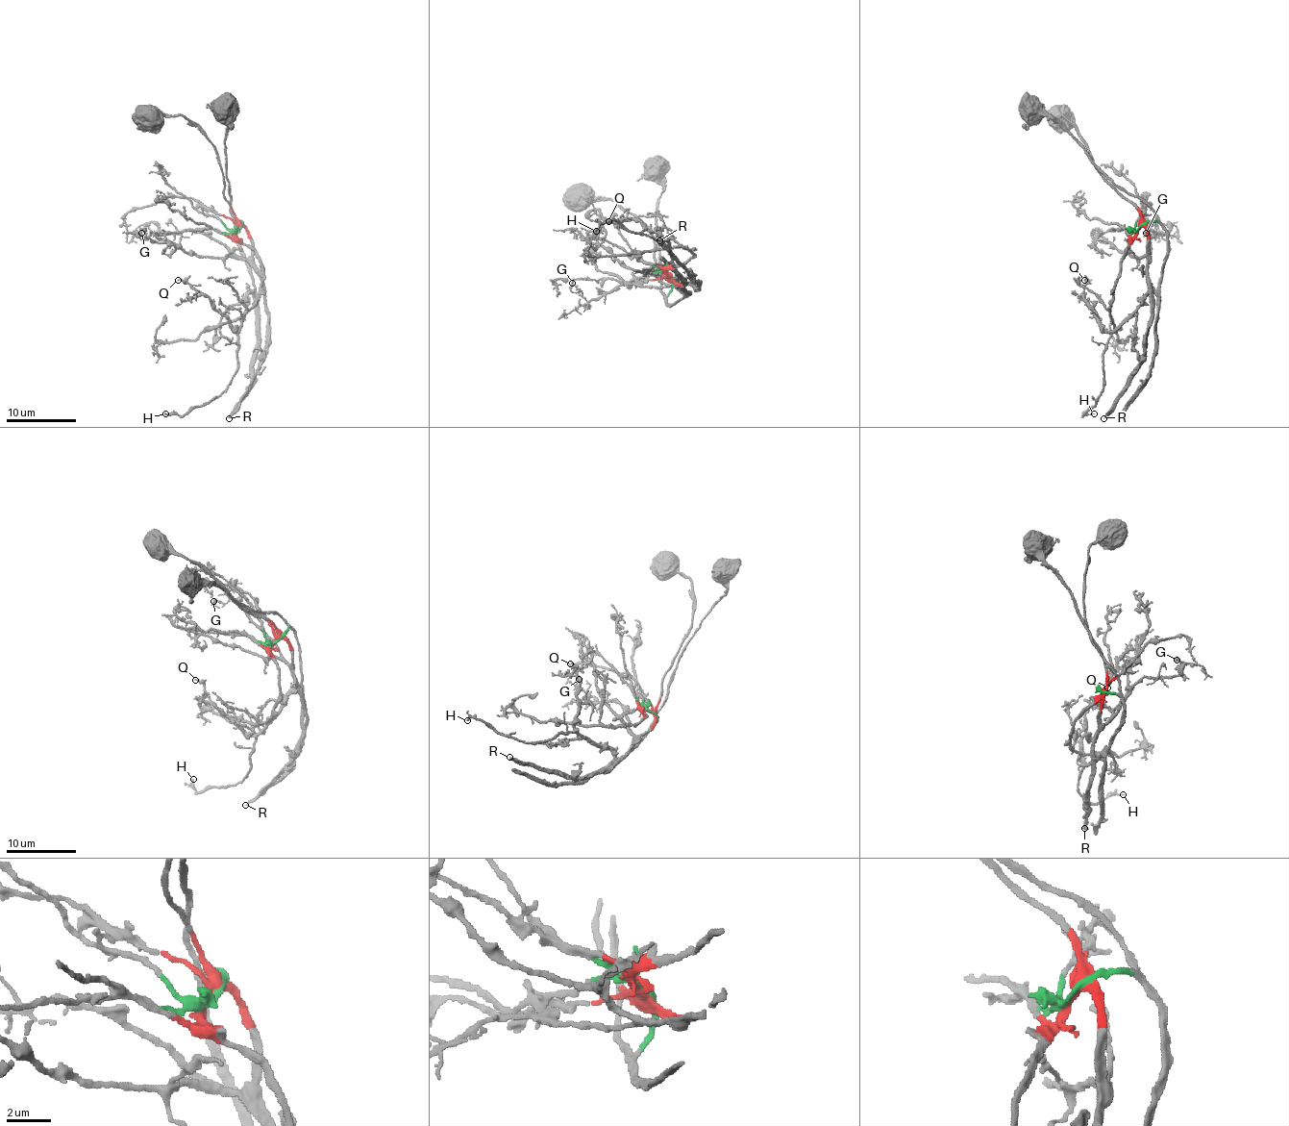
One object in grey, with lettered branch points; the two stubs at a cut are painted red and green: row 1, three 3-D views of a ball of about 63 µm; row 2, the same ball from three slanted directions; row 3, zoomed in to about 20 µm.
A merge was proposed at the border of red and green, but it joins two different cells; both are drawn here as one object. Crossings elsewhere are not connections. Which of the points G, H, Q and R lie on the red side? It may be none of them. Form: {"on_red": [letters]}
{"on_red": ["G", "R"]}

